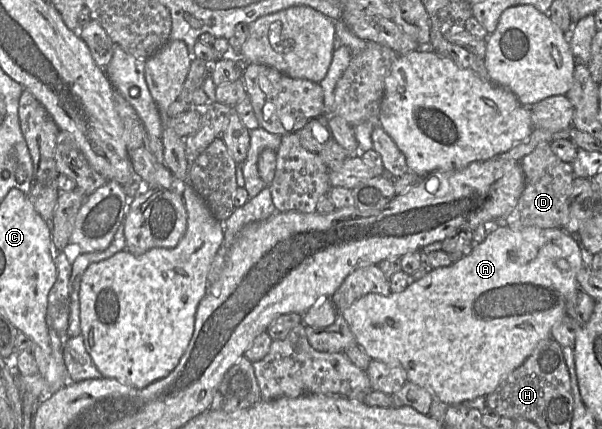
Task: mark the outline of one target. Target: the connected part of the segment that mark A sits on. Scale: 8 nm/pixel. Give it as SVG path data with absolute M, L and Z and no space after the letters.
M505 225L489 232L483 242L474 245L467 257L453 262L449 266L433 269L423 278L412 282L403 292L391 293L388 296L367 294L355 301L342 314L356 341L372 359L389 365L401 366L406 371L408 382L426 389L432 398L438 398L447 404L460 404L465 400L472 400L480 396L486 397L493 392L512 371L530 356L541 340L551 337L554 324L567 314L567 302L580 290L577 273L583 267L582 247L571 234L563 229L543 229L531 226L511 228Z

